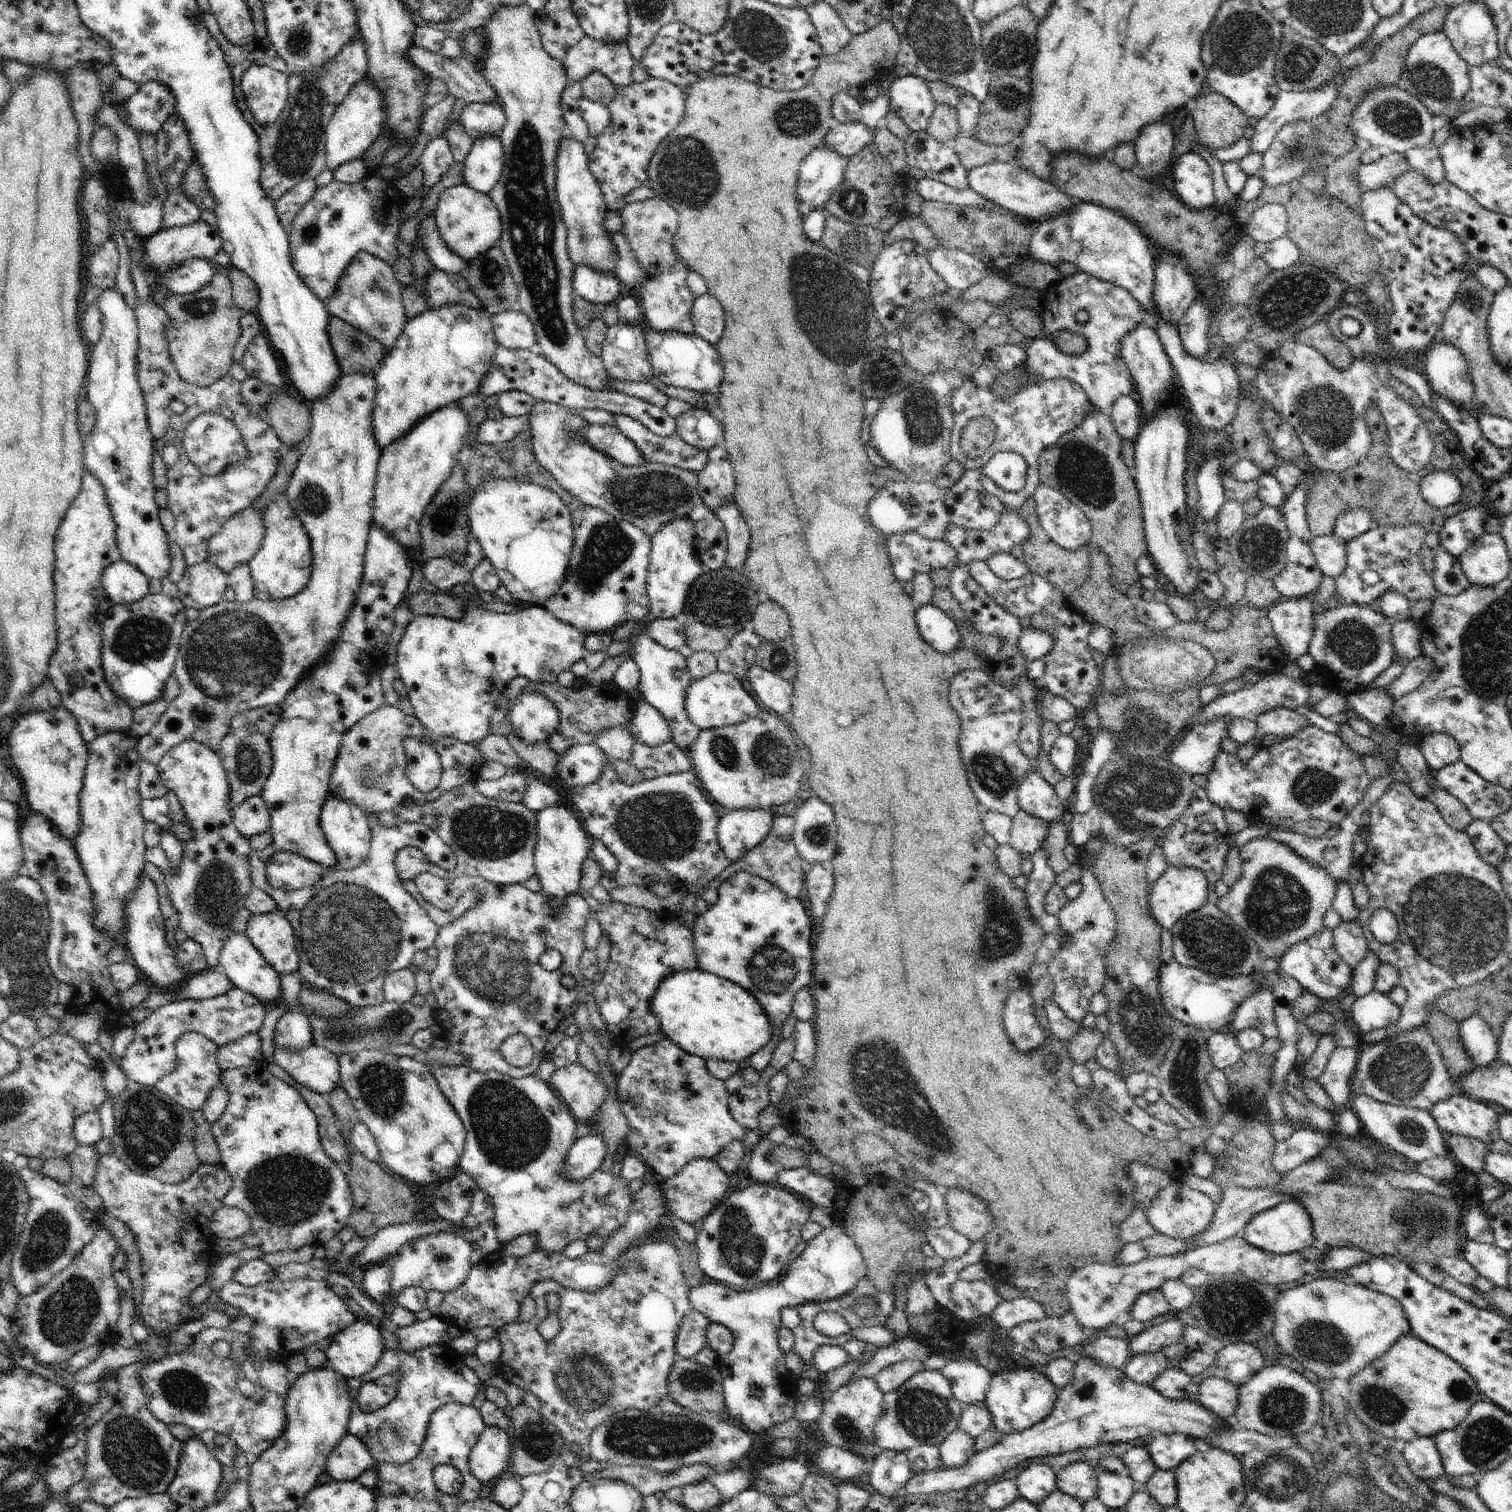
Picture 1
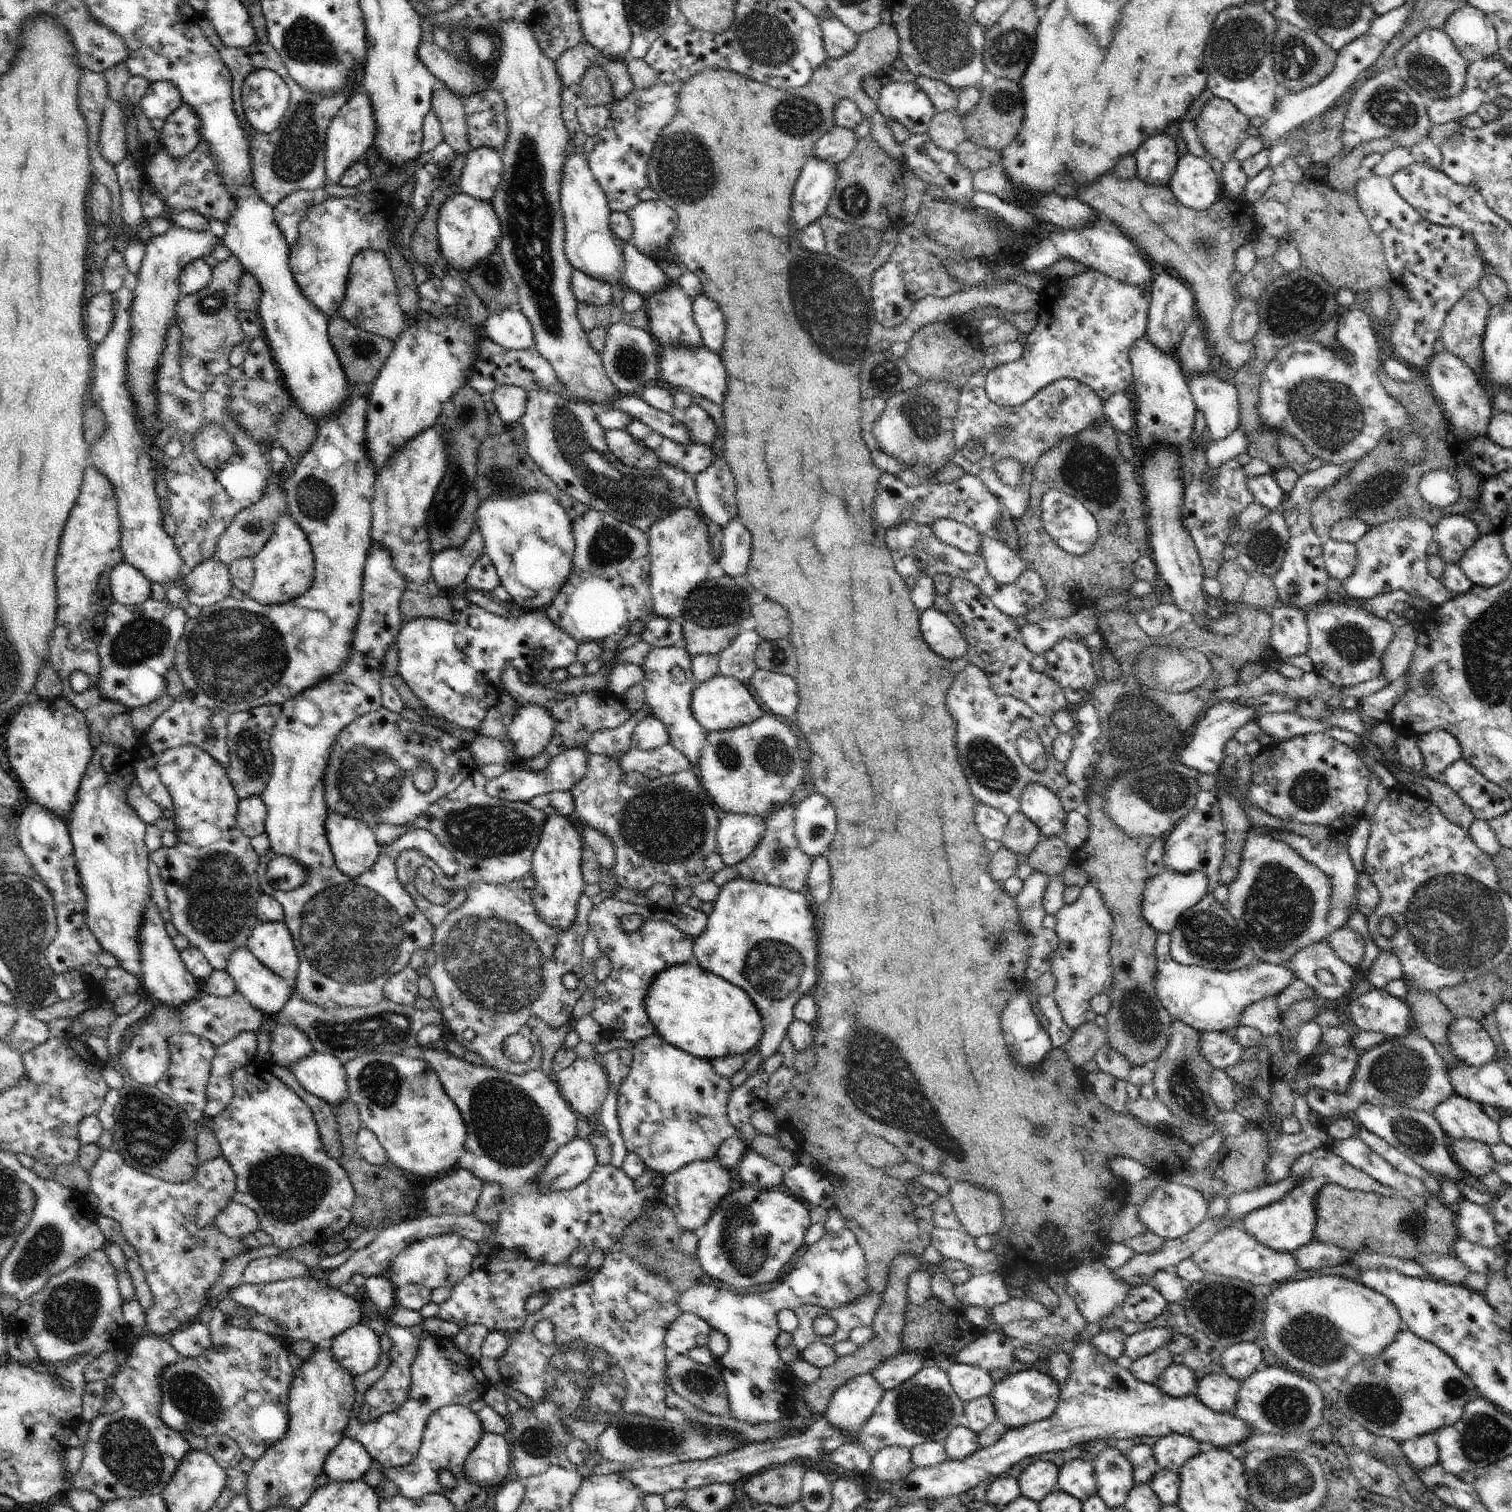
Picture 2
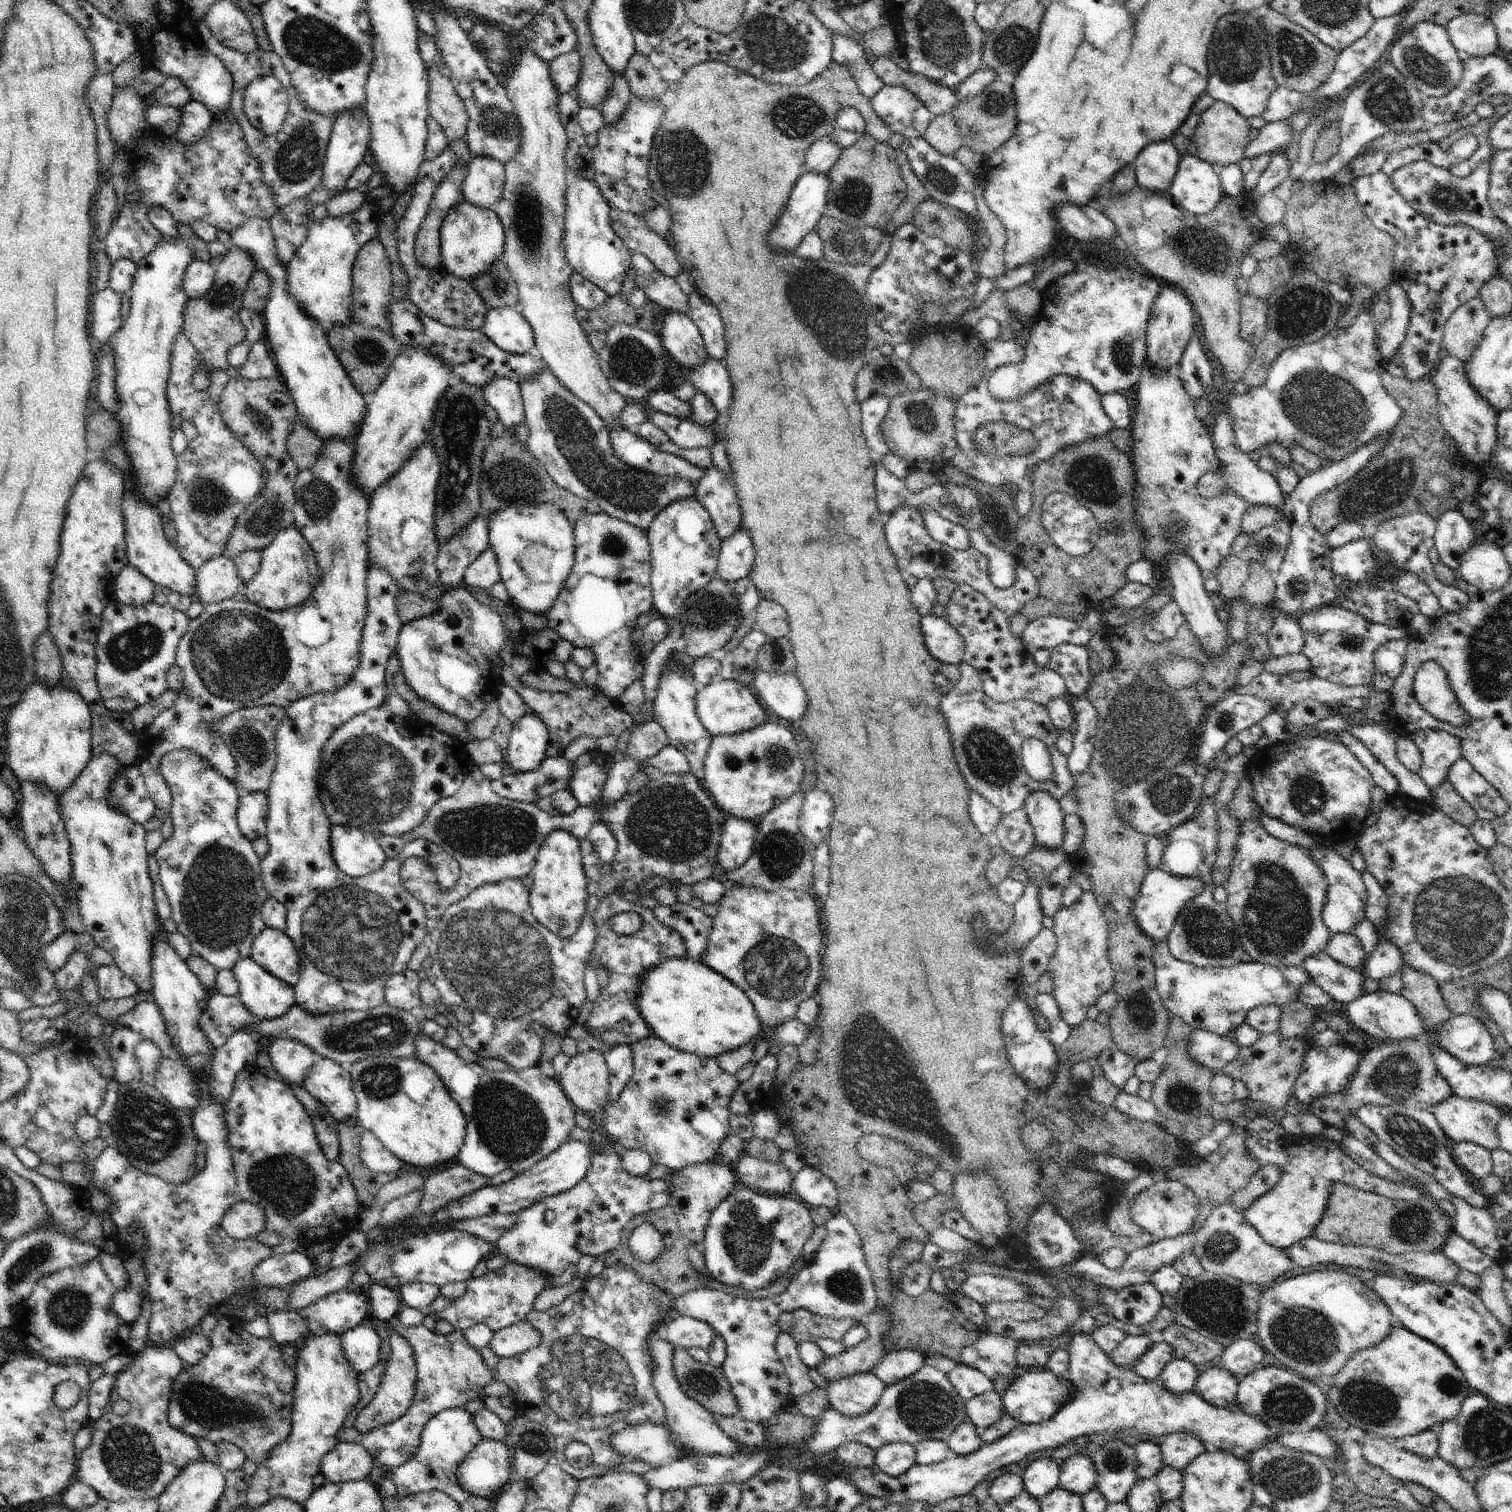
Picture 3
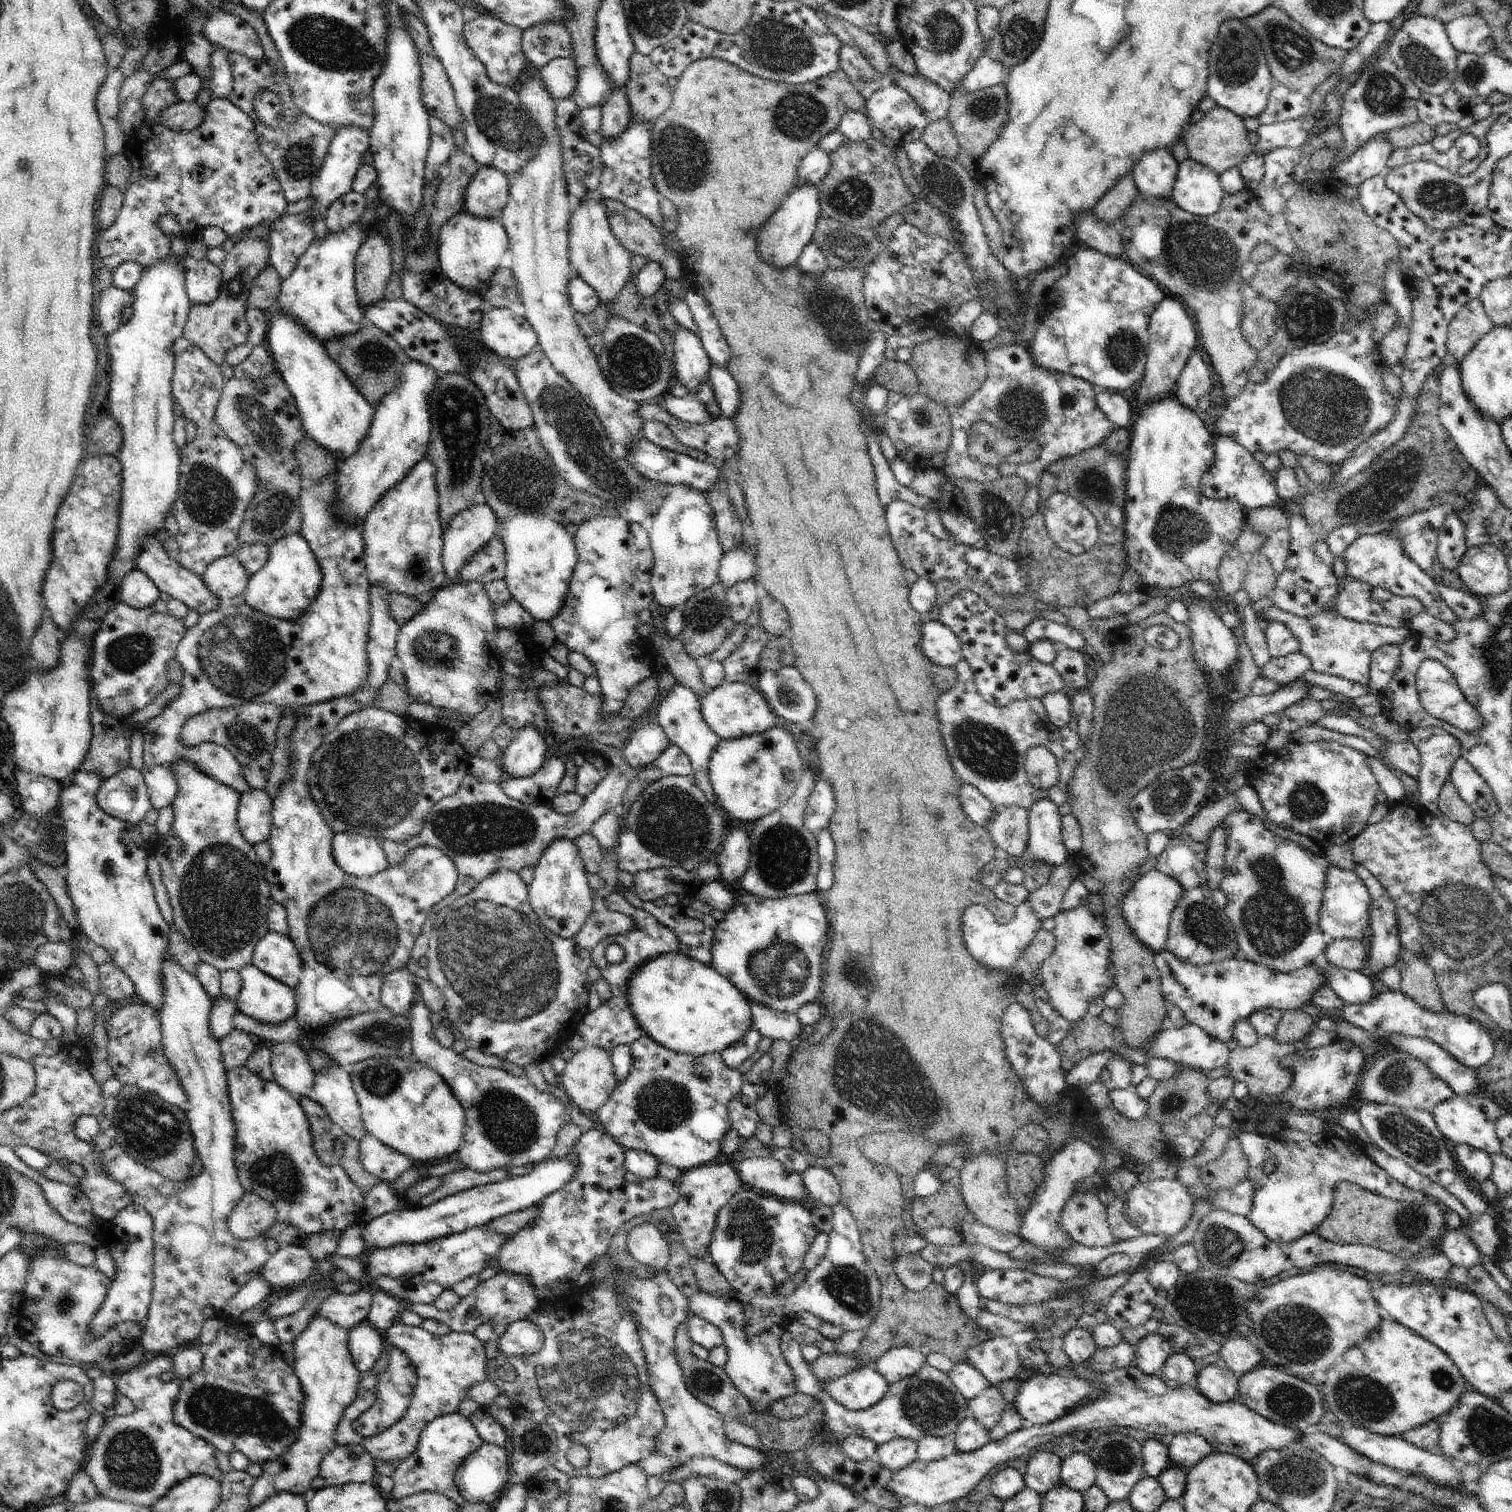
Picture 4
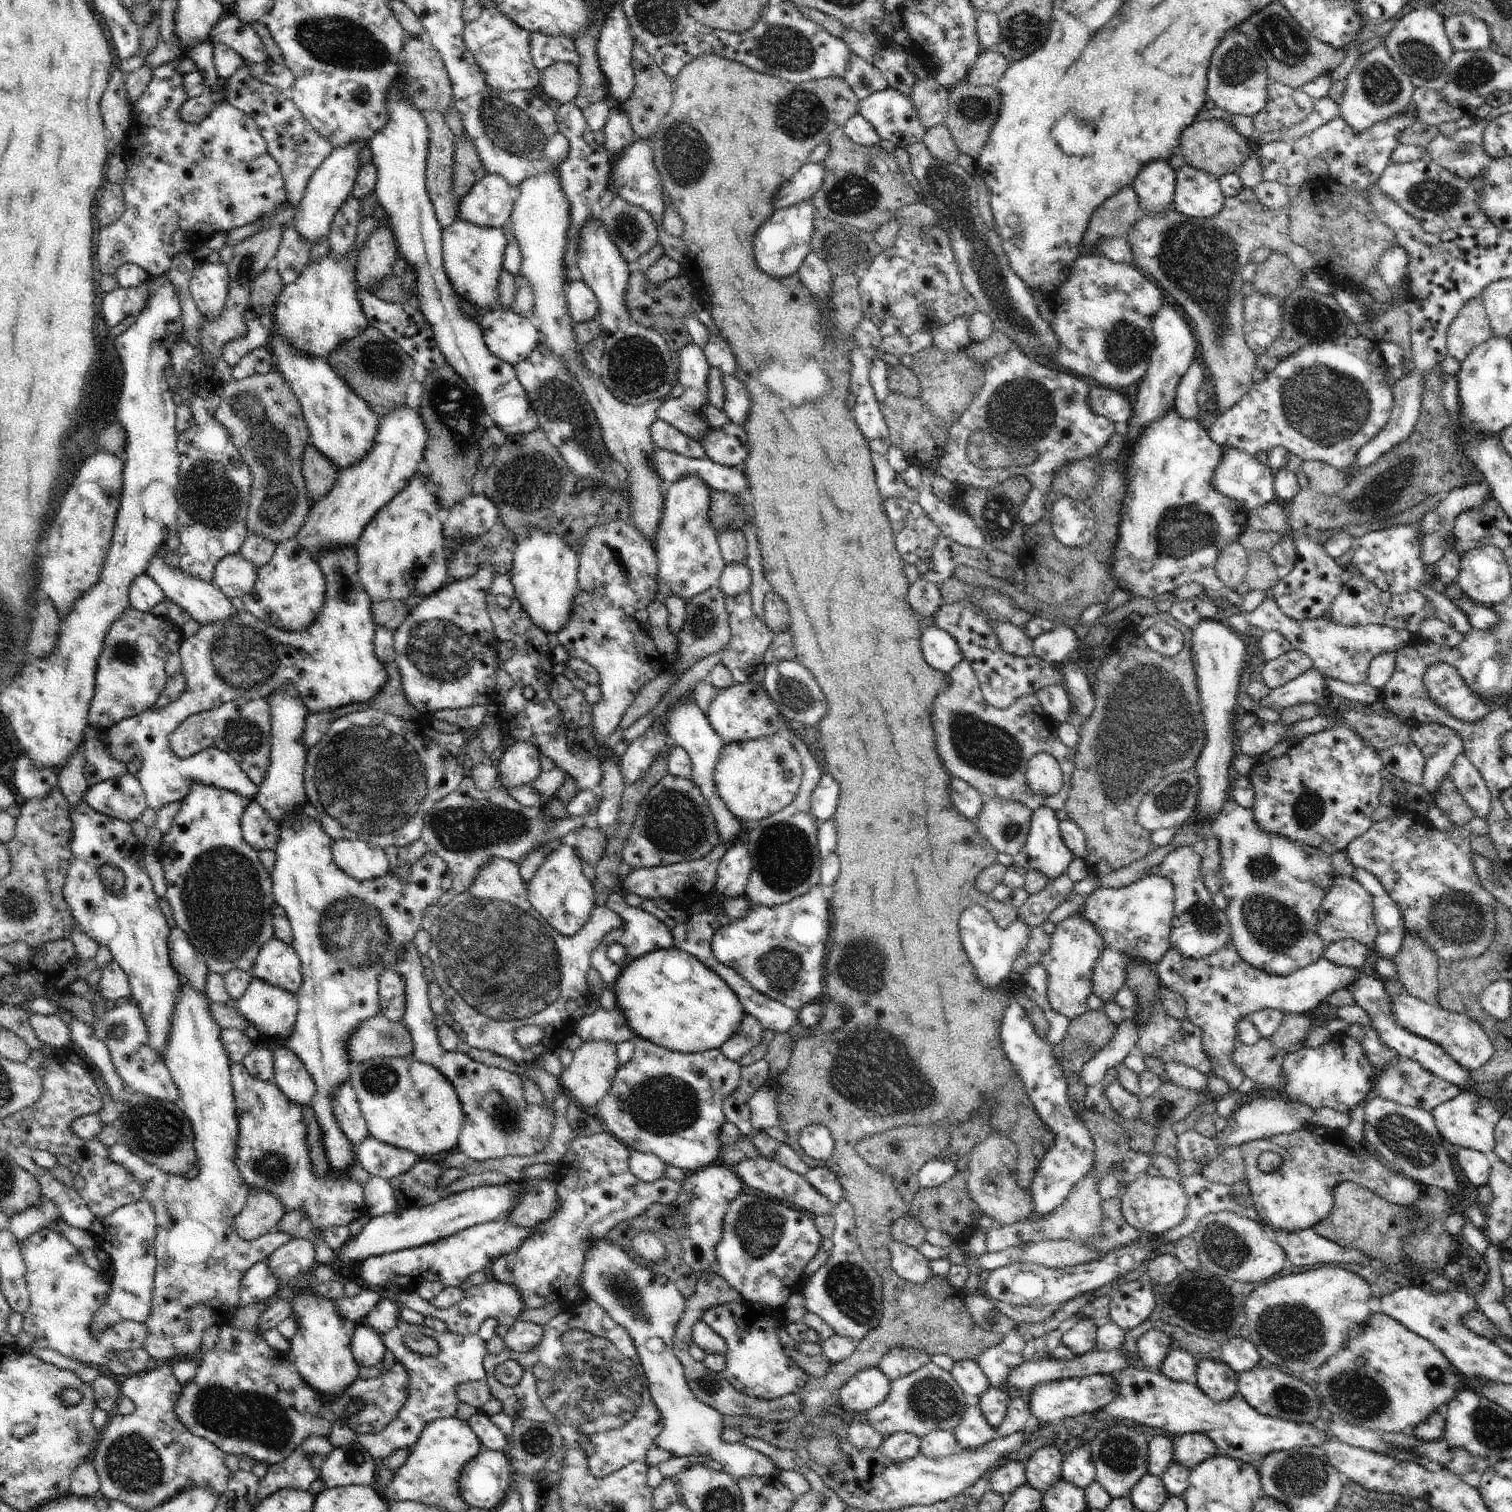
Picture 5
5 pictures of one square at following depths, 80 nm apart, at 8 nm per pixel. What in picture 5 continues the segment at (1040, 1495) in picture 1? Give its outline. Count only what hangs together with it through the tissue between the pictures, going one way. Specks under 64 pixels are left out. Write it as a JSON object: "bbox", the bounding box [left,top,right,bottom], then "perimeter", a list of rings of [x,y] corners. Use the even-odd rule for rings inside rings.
{"bbox":[1026,1445,1063,1493],"perimeter":[[[1044,1445],[1035,1450],[1029,1458],[1026,1468],[1026,1483],[1041,1493],[1061,1479],[1063,1452],[1056,1445]]]}

